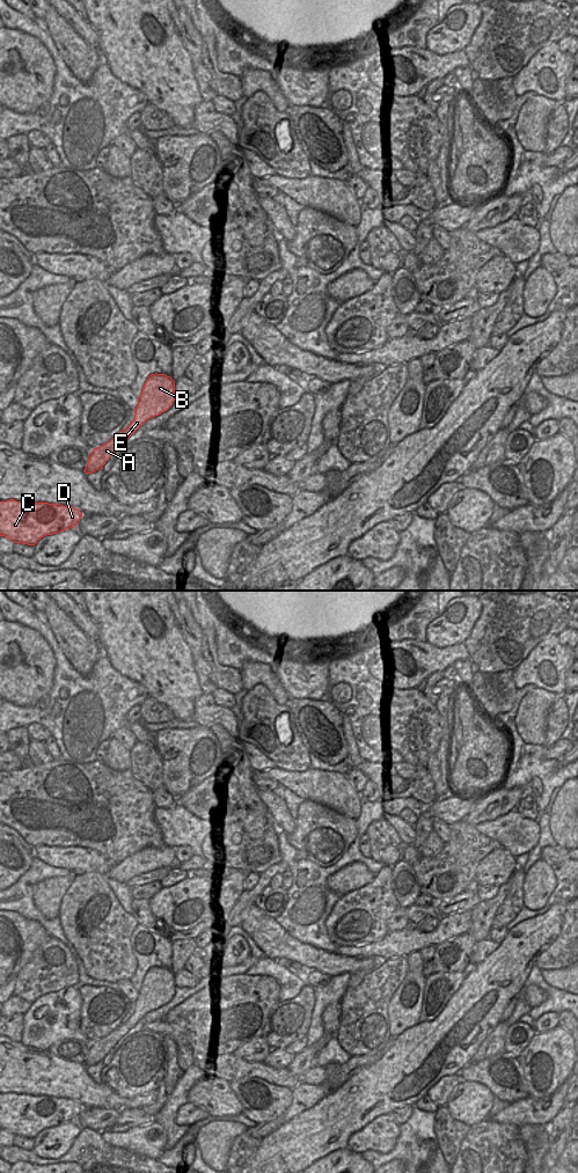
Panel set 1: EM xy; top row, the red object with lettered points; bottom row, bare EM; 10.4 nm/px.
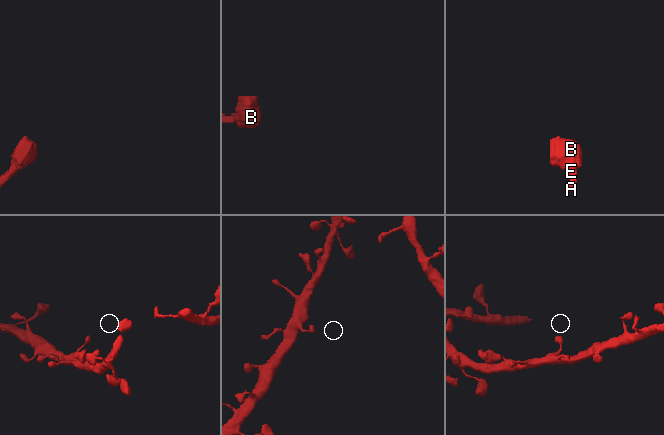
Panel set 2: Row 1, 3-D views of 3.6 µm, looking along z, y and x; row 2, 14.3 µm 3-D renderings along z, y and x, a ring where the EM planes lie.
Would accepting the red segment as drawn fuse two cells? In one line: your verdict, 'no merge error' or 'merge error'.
no merge error

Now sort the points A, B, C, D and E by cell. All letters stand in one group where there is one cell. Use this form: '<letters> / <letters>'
A B C D E

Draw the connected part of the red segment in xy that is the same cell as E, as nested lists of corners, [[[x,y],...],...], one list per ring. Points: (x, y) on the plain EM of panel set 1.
[[[151,967],[146,973],[138,998],[134,1002],[134,1012],[107,1036],[94,1041],[85,1061],[86,1066],[102,1062],[115,1044],[141,1019],[146,1013],[167,1004],[175,994],[175,974],[164,967]]]

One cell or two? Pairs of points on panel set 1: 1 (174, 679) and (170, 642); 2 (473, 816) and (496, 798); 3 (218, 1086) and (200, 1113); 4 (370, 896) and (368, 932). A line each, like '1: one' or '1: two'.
1: one
2: one
3: two
4: one

